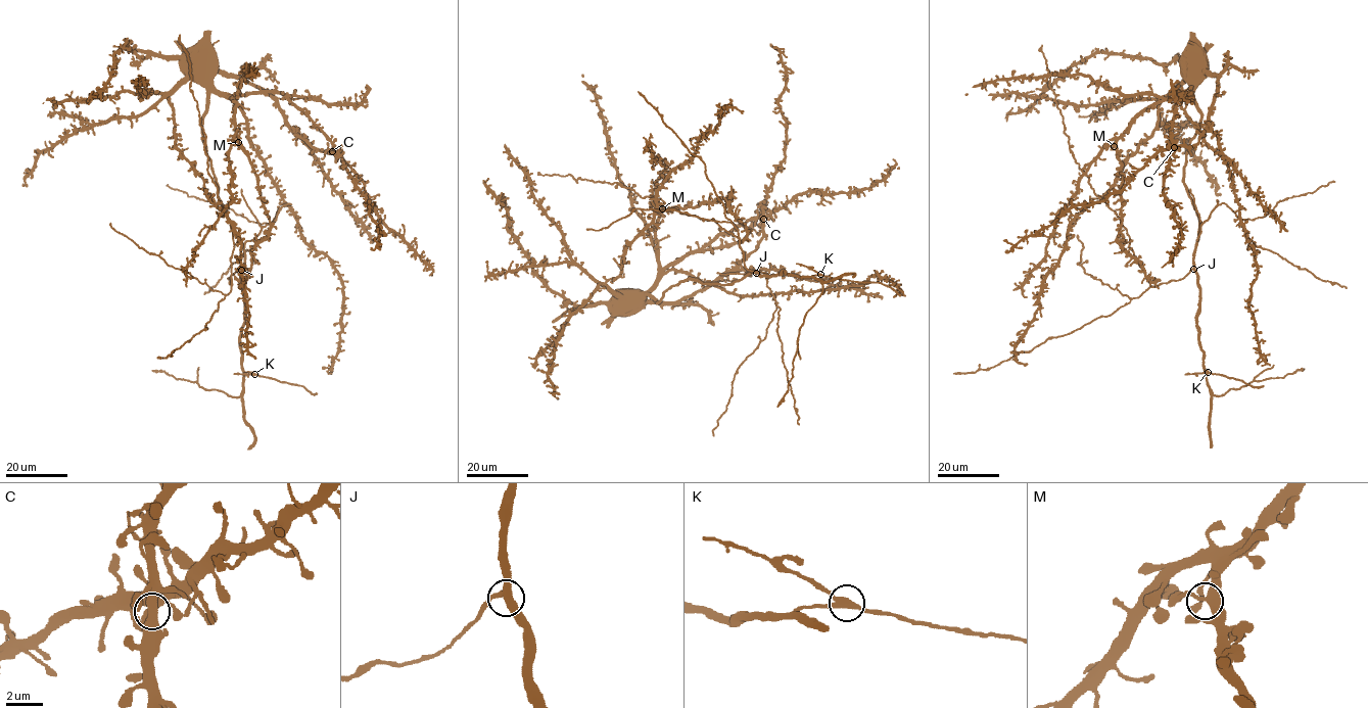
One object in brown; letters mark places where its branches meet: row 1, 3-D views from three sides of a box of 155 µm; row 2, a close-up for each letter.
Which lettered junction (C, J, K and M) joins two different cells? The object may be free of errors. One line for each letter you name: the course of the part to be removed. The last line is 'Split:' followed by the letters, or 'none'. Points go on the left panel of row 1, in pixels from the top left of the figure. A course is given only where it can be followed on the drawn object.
K: (254, 374), (234, 374)
Split: K

